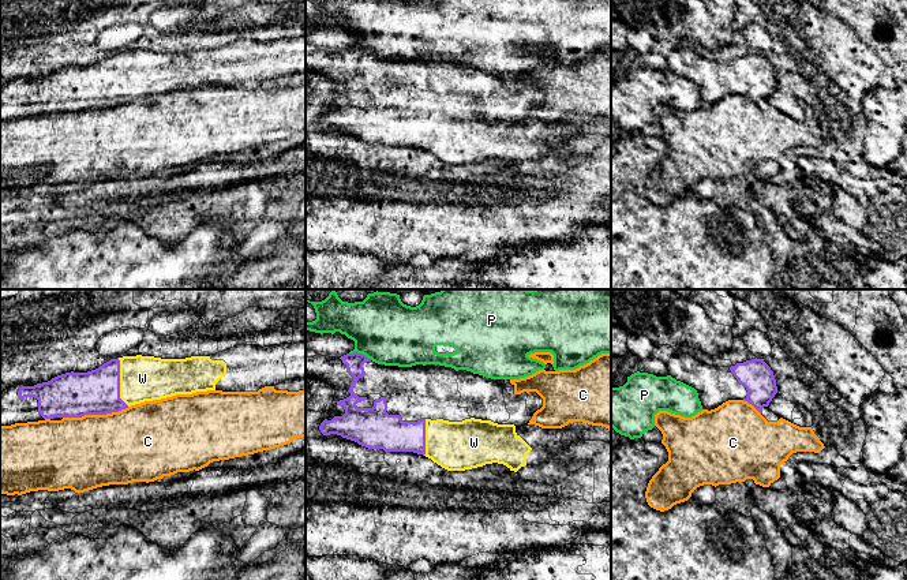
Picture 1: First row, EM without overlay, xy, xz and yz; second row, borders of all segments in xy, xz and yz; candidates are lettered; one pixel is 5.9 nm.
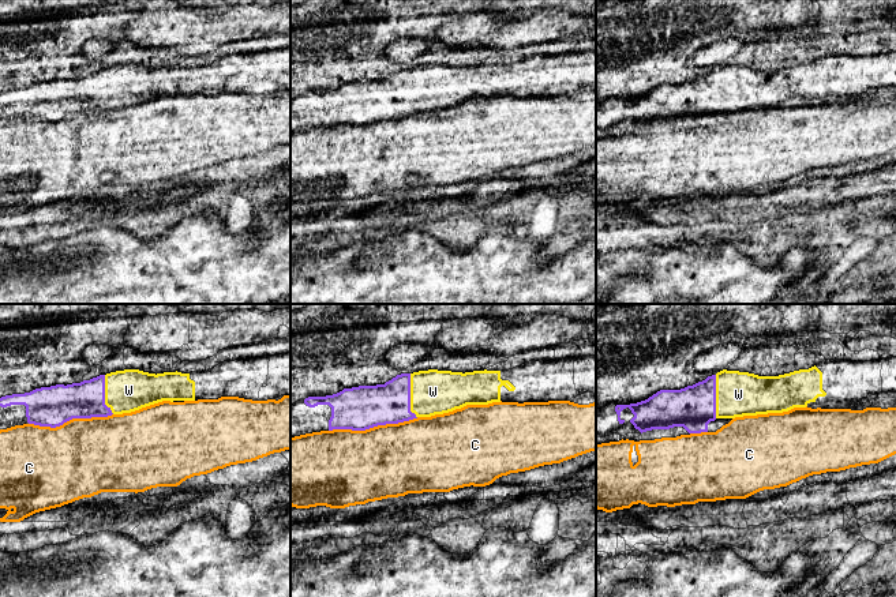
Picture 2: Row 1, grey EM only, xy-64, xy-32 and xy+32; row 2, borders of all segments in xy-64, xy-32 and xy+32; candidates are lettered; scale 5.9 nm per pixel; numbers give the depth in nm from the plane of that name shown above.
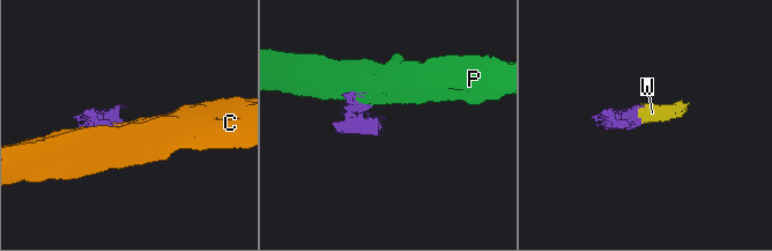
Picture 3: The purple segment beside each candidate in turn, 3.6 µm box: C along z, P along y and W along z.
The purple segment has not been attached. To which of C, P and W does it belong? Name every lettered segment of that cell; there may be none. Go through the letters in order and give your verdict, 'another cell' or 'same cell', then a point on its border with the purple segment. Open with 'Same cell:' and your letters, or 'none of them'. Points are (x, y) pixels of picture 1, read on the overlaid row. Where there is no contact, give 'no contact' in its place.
Same cell: W
C: another cell; contact xy (96, 414)
P: another cell; contact xz (360, 354)
W: same cell; contact xy (119, 382)

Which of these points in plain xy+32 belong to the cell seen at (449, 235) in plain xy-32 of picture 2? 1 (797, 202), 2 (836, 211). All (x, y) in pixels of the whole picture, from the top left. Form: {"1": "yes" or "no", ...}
{"1": "no", "2": "yes"}

